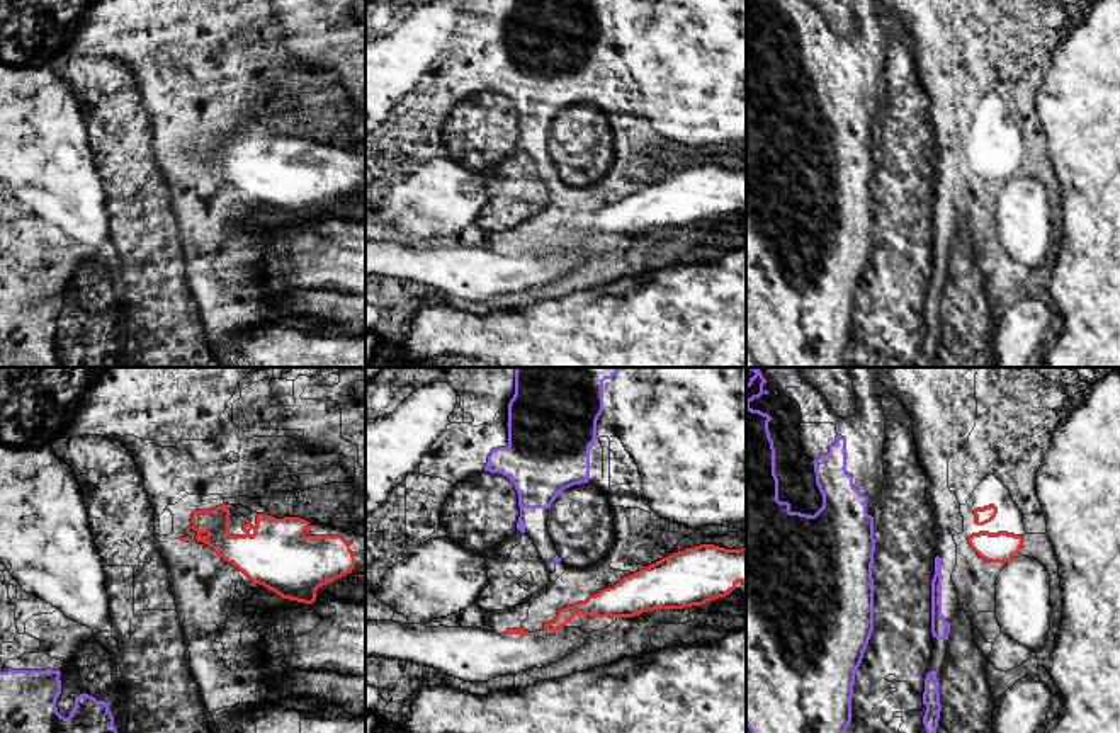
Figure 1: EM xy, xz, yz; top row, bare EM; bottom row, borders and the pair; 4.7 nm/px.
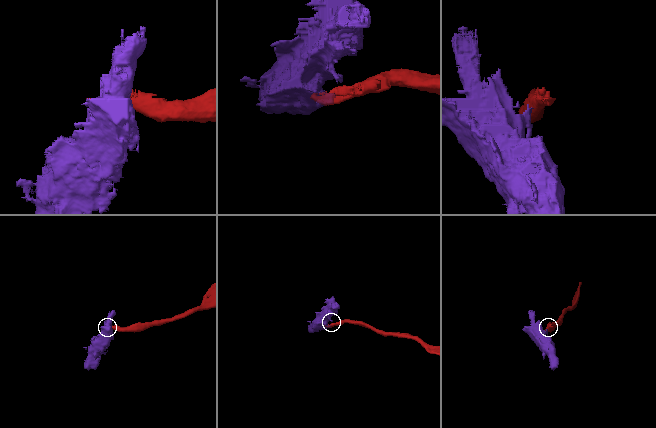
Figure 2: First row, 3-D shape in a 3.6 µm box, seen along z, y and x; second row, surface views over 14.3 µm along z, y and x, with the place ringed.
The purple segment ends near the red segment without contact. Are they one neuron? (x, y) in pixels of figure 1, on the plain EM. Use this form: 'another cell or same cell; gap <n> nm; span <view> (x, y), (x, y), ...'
another cell; gap 150 nm; span yz (940, 177), (969, 162)

